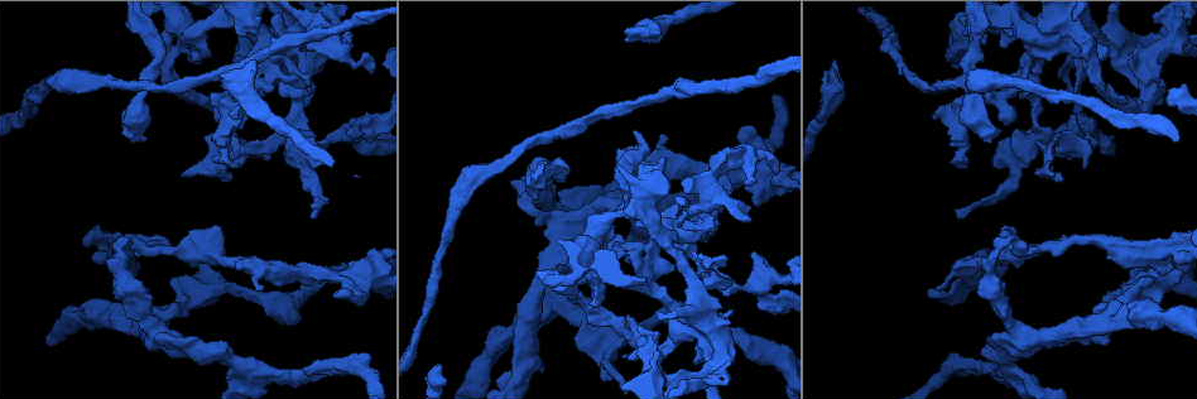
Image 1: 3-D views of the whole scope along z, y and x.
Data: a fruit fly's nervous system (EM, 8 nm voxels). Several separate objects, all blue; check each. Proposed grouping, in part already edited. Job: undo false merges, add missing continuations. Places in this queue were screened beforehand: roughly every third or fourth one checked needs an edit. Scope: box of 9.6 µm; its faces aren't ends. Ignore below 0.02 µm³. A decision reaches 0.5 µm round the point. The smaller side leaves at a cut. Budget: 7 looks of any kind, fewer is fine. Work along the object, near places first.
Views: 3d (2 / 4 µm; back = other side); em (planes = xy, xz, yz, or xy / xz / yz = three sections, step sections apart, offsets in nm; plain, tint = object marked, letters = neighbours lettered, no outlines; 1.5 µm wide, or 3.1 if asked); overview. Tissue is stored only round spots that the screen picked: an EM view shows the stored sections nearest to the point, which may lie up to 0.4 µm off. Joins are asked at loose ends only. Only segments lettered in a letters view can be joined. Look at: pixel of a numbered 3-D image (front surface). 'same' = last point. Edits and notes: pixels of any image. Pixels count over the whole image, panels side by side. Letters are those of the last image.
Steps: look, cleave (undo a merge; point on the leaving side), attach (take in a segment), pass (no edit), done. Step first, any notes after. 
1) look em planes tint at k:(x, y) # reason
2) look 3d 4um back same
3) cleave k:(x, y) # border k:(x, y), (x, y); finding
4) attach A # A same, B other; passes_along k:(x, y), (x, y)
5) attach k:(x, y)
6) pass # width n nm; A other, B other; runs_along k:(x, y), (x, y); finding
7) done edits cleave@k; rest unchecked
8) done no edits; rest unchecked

look em planes letters at 1:(255, 289) # an open end

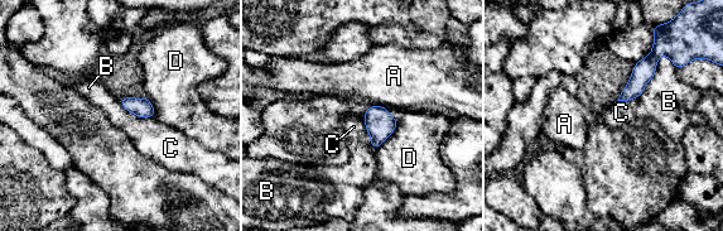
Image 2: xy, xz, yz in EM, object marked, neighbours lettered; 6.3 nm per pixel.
pass # A other, B other, C other, D other; border 2:(119, 101), (139, 116), (153, 116); none of them fits

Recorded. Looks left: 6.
look em planes letters at 1:(544, 233) # an open end

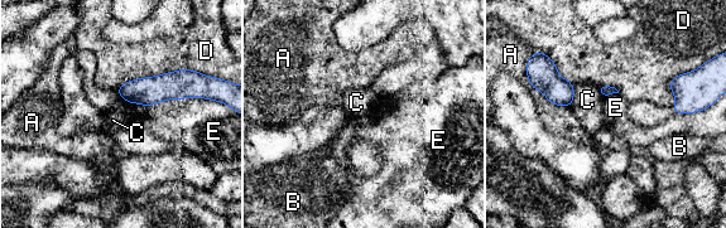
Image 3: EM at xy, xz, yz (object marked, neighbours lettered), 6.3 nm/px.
pass # A other, B other, C other, D other, E other; runs_along 3:(197, 86), (121, 91); no lettered segment goes on from it

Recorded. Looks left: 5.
look em xy step 8 tint at 1:(348, 135) # free end

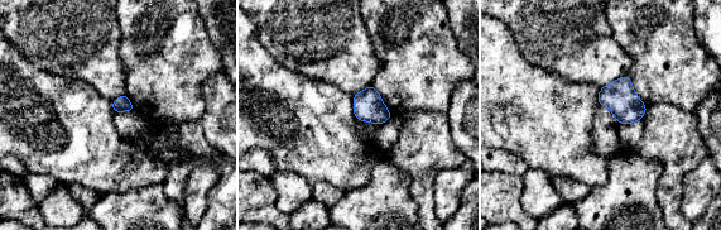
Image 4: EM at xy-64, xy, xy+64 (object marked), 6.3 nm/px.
look em planes letters same

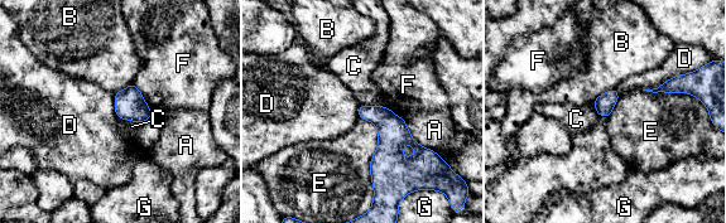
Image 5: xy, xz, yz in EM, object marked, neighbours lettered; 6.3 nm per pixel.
pass # A other, B other, C other, D other, E other, F other, G other; border 5:(683, 73), (645, 90); none of them fits

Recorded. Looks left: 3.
done no edits; rest unchecked

